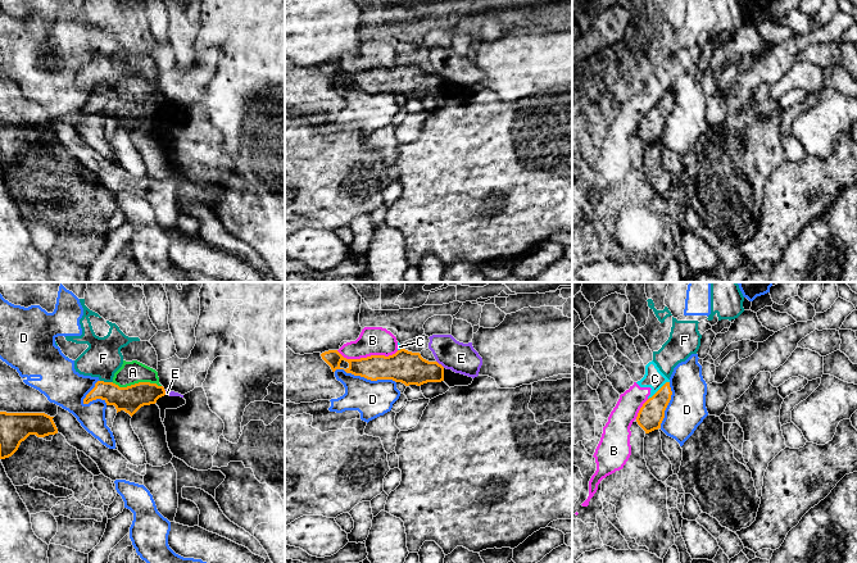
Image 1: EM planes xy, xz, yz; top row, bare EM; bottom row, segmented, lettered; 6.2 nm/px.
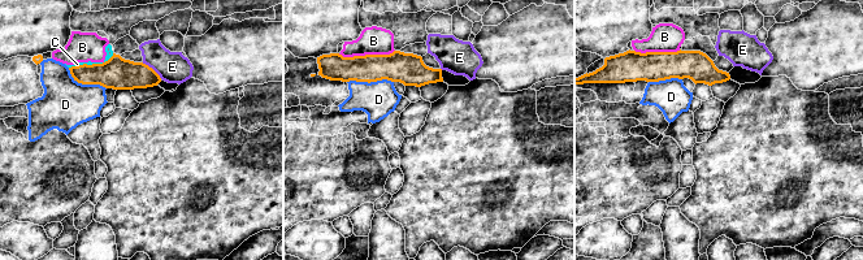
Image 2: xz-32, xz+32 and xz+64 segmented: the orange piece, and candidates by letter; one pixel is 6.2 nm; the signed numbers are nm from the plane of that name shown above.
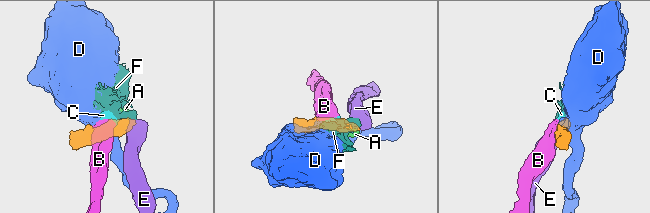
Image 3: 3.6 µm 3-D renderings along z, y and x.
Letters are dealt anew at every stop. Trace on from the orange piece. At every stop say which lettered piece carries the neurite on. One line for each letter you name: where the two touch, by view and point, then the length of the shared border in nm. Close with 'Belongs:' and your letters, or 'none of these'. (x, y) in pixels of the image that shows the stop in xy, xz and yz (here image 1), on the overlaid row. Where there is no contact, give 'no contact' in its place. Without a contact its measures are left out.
A: contact xy (136, 384); length 320 nm
Belongs: A

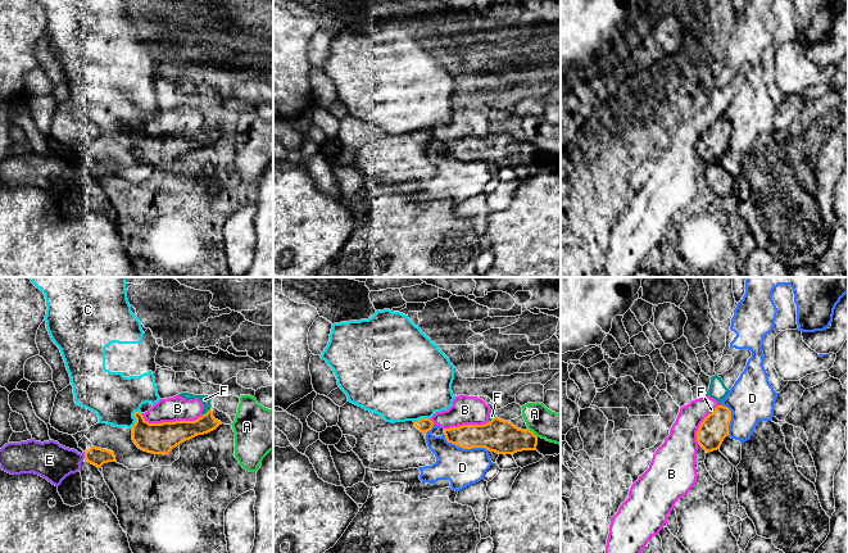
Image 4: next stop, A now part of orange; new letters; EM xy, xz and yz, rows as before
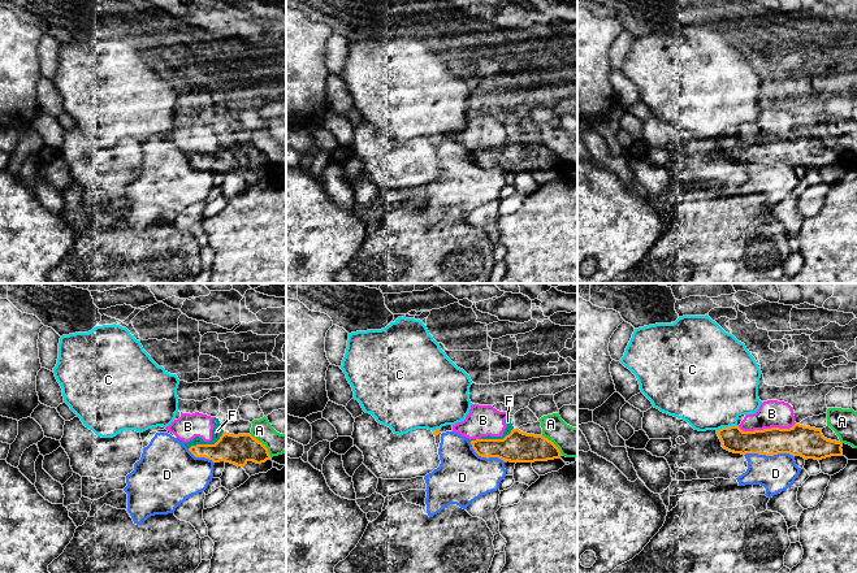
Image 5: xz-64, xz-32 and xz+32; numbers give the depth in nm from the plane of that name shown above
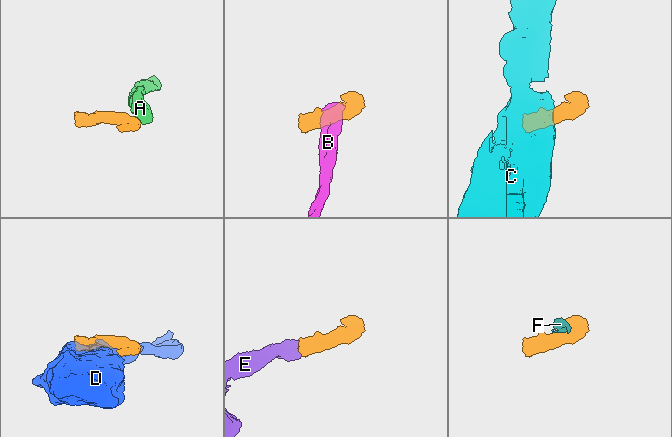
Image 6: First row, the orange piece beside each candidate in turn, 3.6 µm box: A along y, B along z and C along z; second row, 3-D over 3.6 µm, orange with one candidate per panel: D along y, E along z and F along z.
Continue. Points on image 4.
E: contact xy (85, 456); length 50 nm
Belongs: E

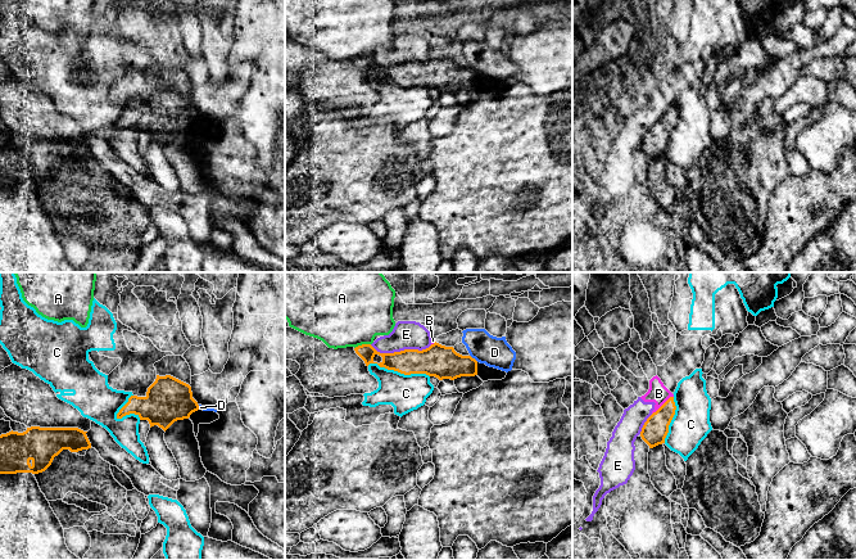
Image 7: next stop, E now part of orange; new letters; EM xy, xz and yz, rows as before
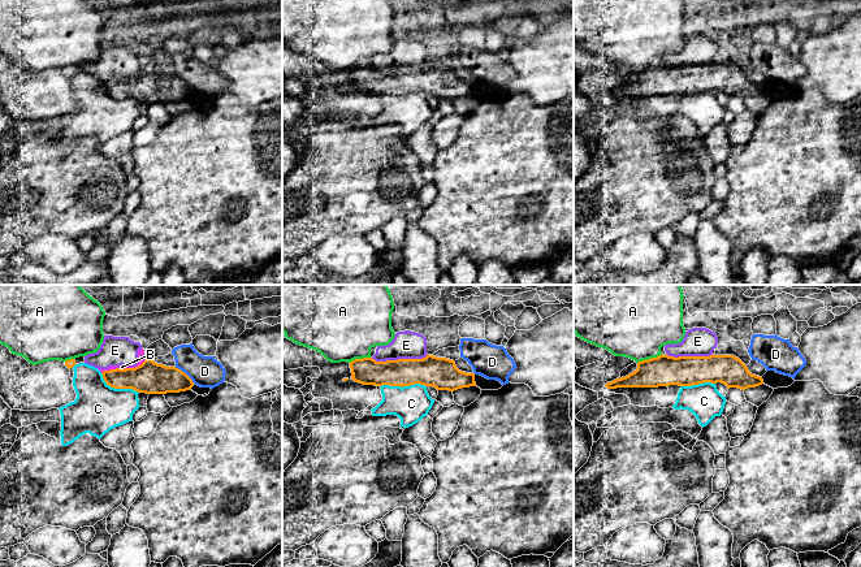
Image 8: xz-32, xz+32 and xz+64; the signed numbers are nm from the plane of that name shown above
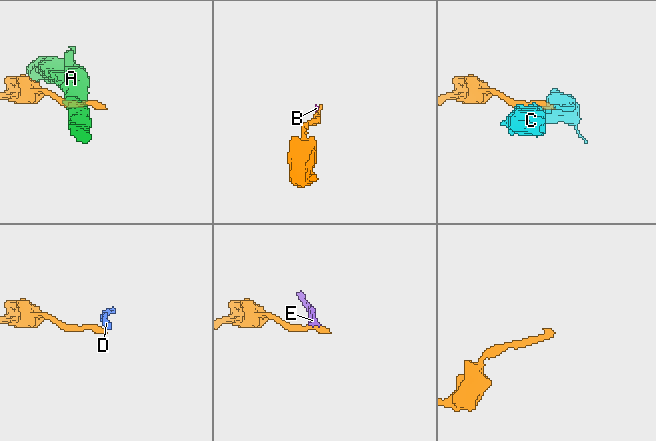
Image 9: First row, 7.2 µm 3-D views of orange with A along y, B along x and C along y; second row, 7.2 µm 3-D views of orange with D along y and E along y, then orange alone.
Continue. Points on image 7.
Belongs: none of these

